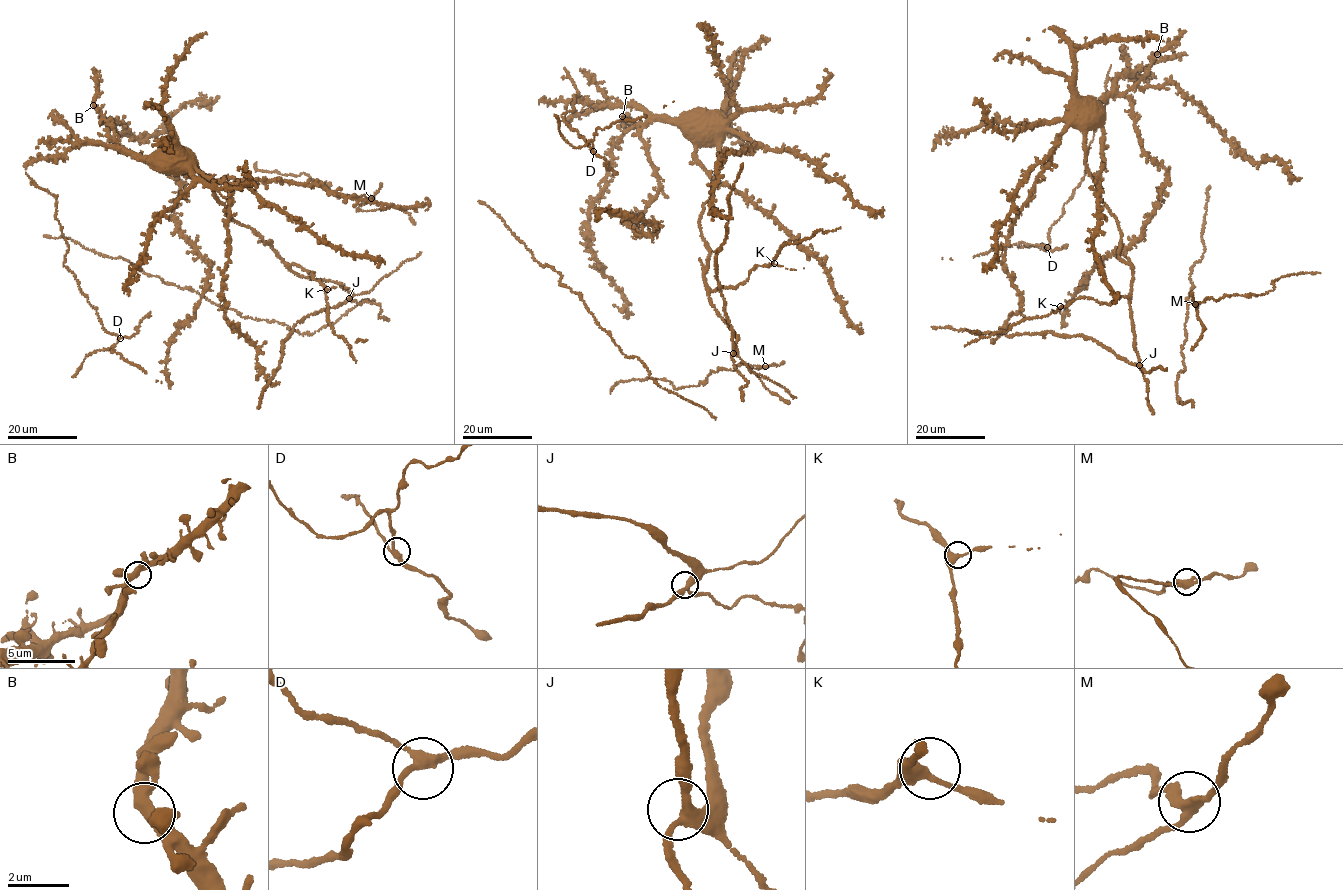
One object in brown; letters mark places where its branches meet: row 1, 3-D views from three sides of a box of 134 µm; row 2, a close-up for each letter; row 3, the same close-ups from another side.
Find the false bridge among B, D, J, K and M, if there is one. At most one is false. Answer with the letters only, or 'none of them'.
M

